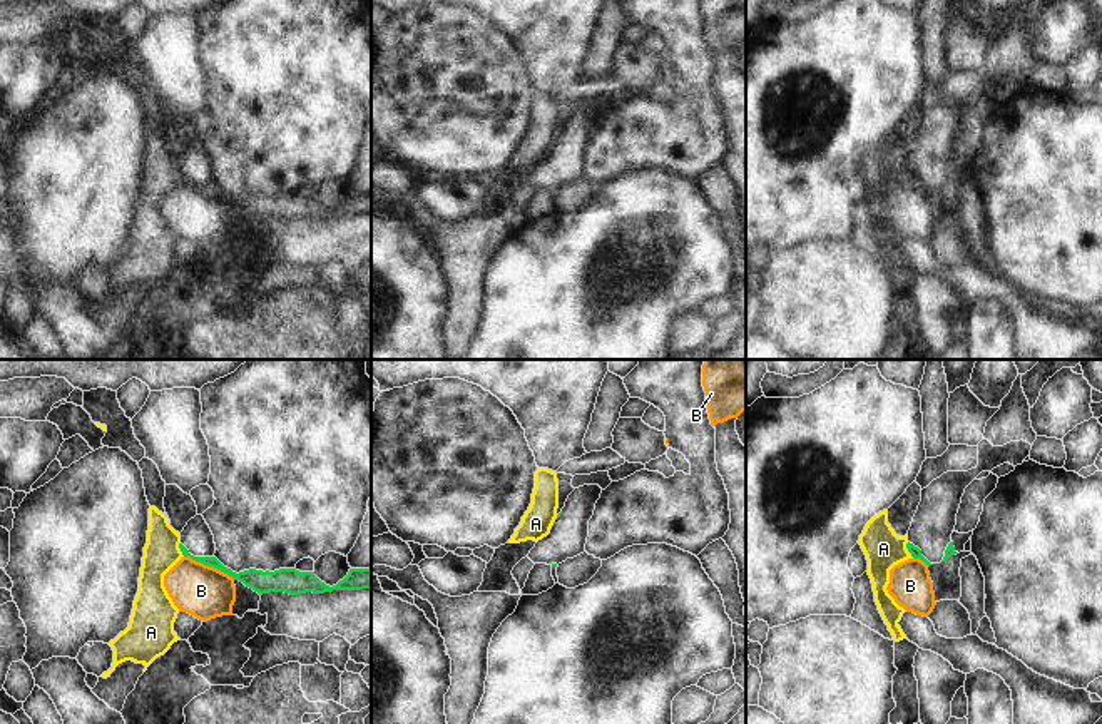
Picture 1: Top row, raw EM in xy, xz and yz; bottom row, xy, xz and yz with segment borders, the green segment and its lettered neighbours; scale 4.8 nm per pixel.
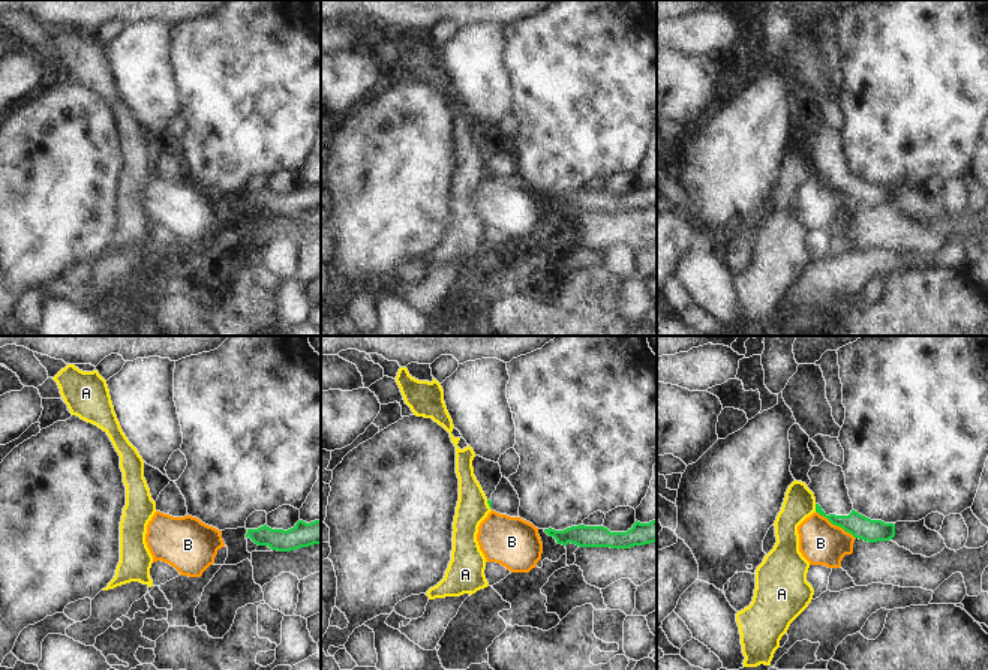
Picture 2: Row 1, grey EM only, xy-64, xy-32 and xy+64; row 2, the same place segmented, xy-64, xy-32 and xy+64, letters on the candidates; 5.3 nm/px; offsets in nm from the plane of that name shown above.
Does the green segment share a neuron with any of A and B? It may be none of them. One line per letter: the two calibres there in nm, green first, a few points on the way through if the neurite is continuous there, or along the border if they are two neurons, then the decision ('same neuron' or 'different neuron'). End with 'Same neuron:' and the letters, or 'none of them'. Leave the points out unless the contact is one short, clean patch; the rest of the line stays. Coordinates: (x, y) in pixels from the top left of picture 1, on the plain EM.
A: 50 nm thick on the green side, 190 nm on the other; border along yz (907, 168), (907, 176), (913, 183); different neuron
B: 100 nm thick on the green side, 260 nm on the other; border along xy (184, 181), (213, 191), (234, 204); different neuron
Same neuron: none of them

